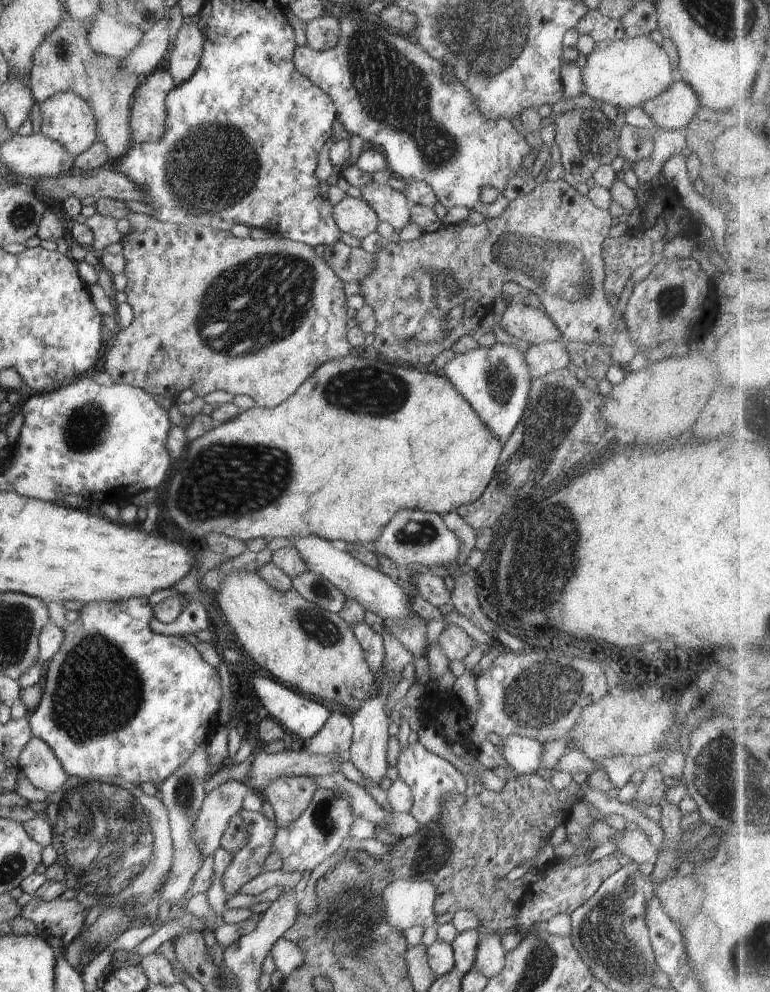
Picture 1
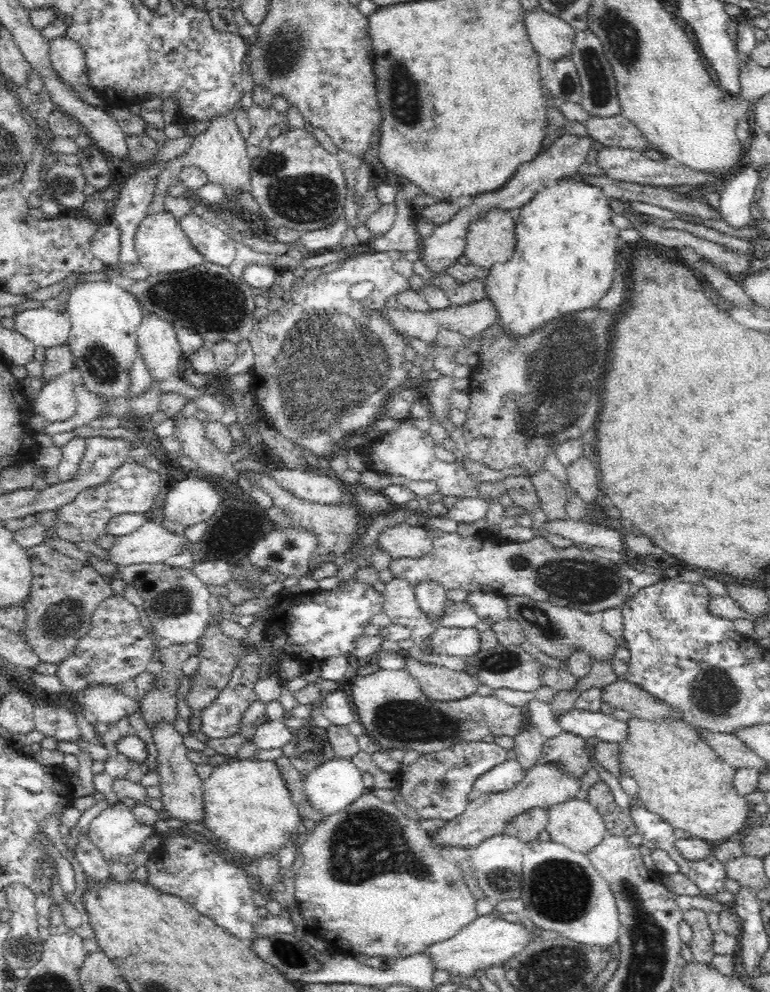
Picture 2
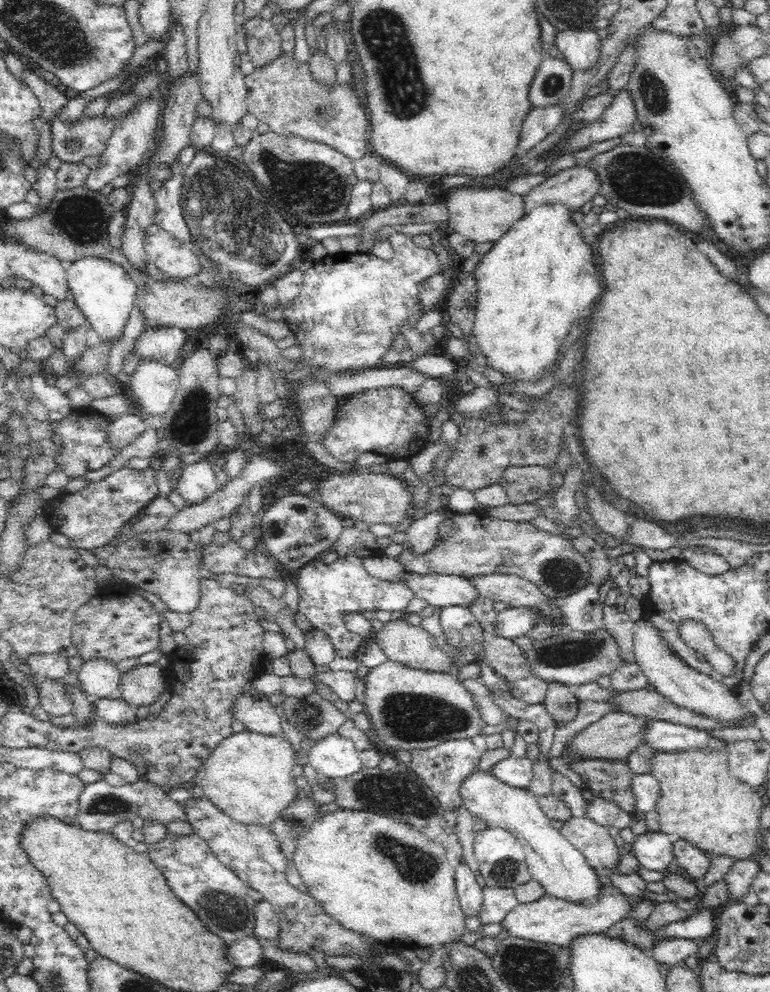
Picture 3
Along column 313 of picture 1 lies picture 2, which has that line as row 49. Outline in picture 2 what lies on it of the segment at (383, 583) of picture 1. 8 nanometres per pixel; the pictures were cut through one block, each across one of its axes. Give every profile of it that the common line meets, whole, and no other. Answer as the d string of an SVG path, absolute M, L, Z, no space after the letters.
M539 6L525 12L524 22L542 62L571 56L576 30L568 22Z

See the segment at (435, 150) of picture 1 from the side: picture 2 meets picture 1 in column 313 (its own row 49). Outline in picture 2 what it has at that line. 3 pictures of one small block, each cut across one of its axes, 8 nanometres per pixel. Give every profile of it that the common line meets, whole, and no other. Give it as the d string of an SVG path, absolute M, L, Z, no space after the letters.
M65 35L49 42L53 69L64 81L74 86L89 86L87 60L83 48Z

